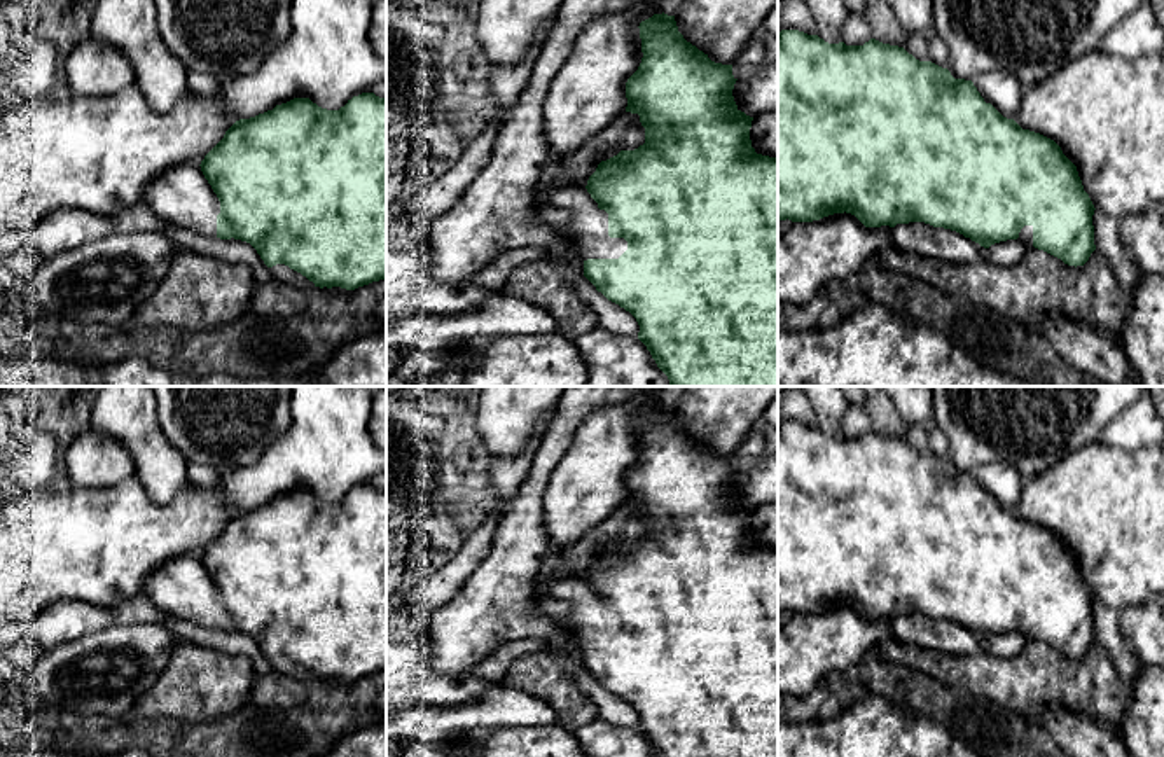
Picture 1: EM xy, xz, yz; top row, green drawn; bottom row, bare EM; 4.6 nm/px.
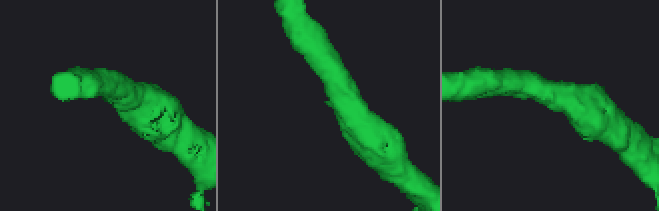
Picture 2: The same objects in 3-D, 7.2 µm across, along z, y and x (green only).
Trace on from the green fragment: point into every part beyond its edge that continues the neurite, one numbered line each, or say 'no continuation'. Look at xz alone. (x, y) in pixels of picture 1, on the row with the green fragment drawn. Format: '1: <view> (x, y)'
1: xz (588, 229)

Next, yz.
1: yz (1026, 233)

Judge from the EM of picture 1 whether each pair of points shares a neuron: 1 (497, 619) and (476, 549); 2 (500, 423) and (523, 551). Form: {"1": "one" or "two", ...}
{"1": "two", "2": "two"}

